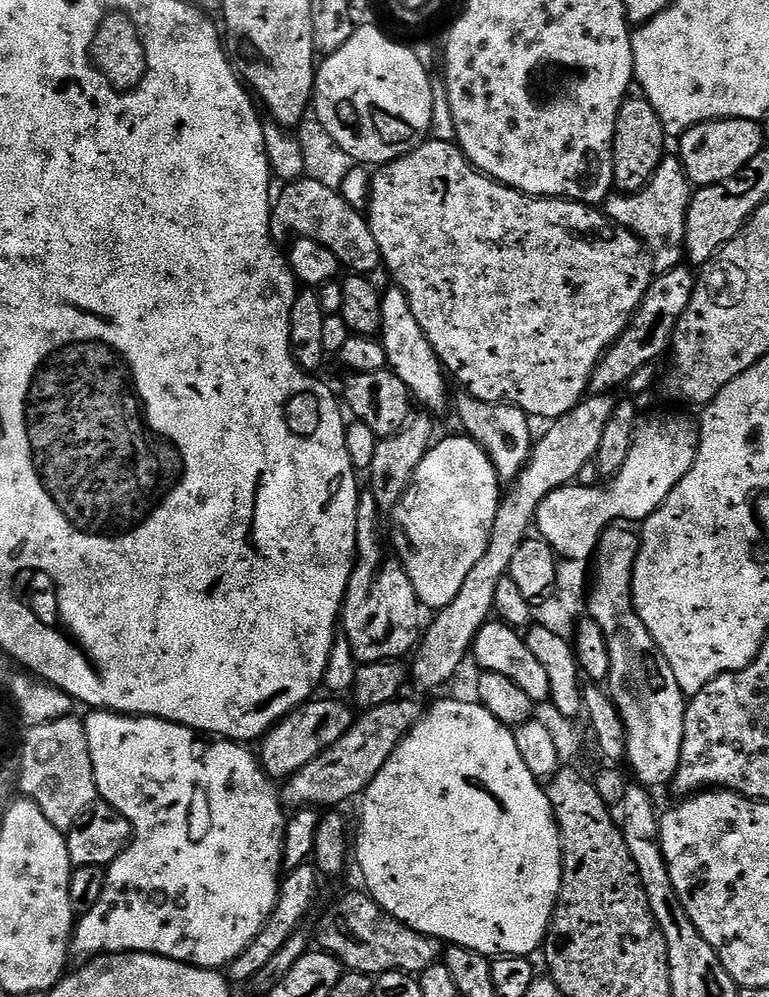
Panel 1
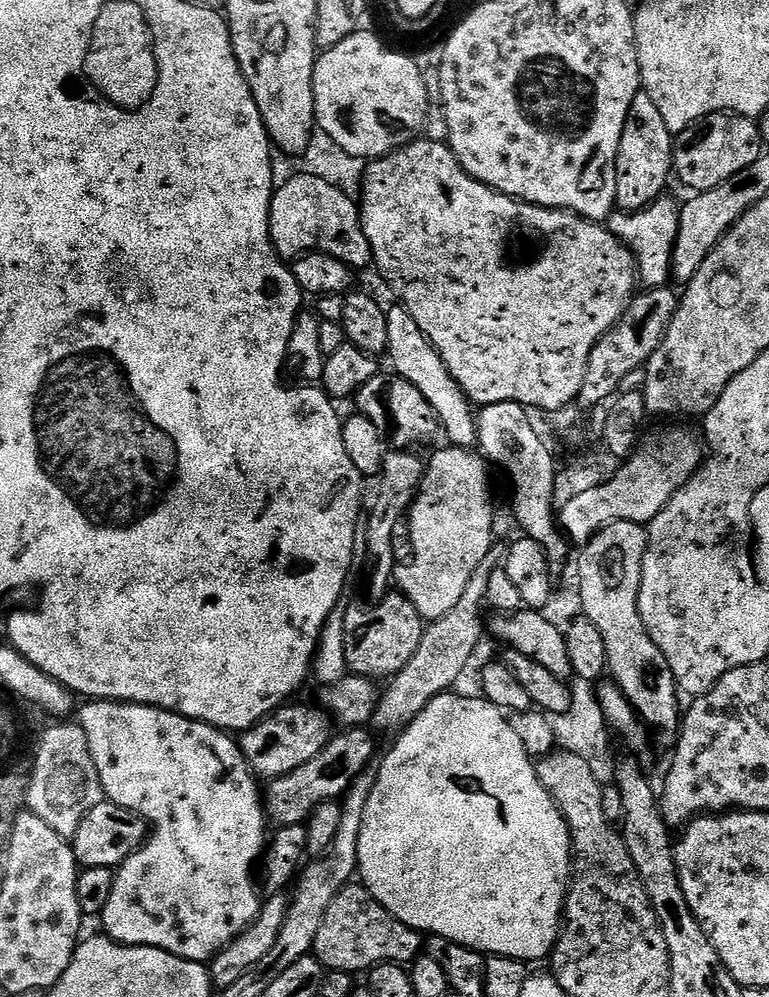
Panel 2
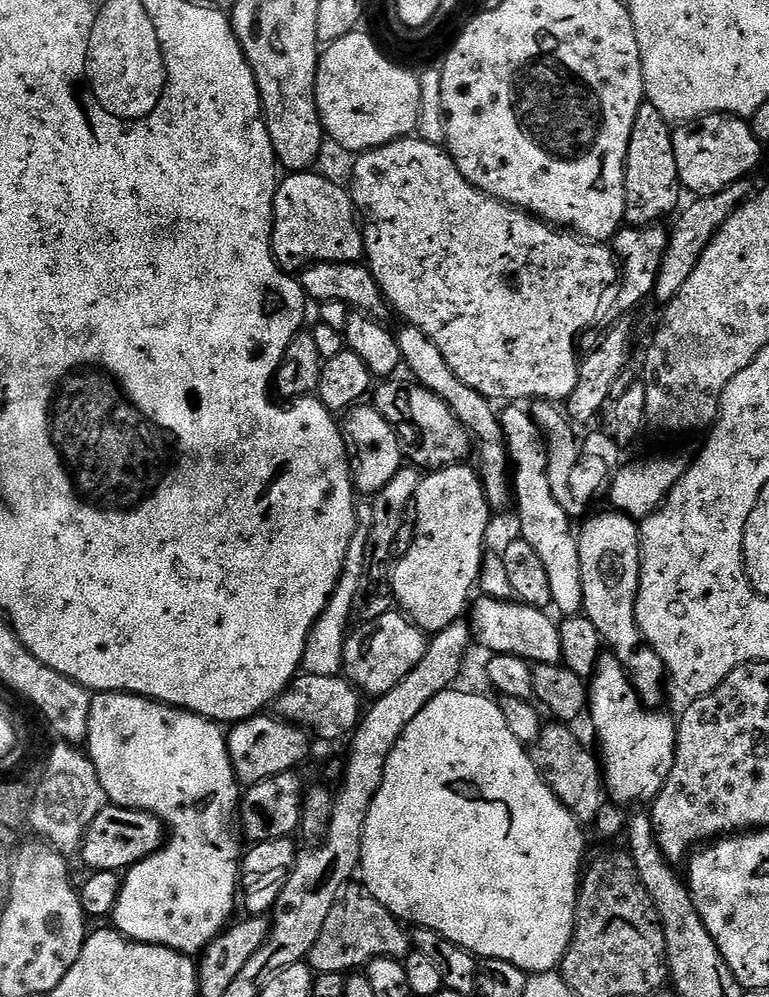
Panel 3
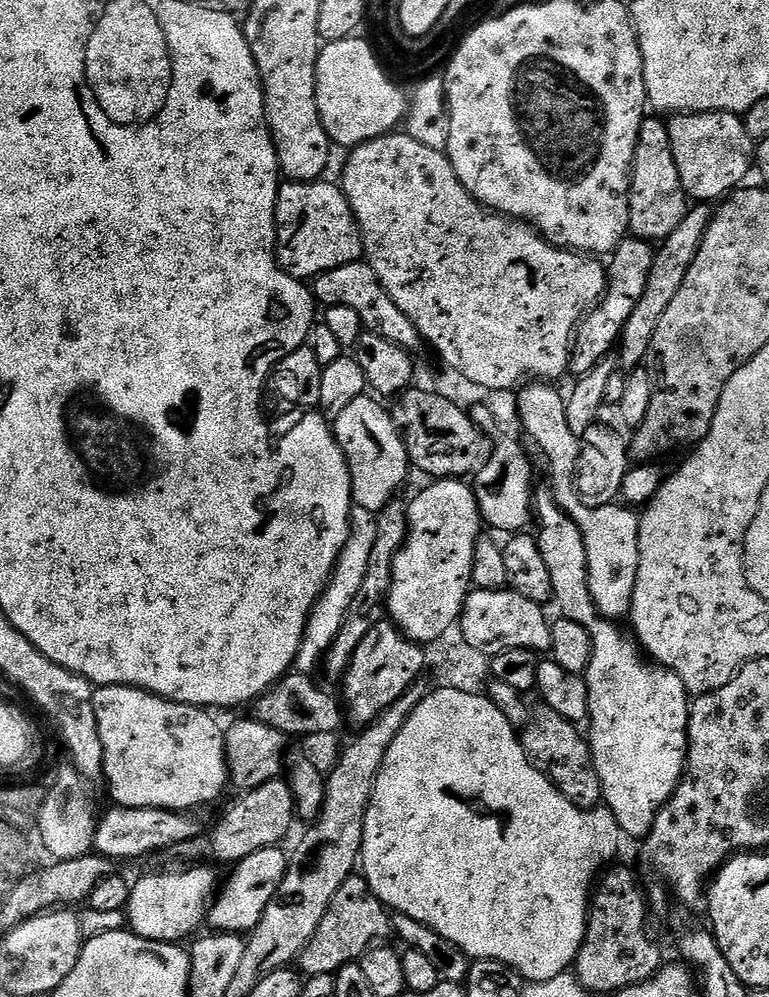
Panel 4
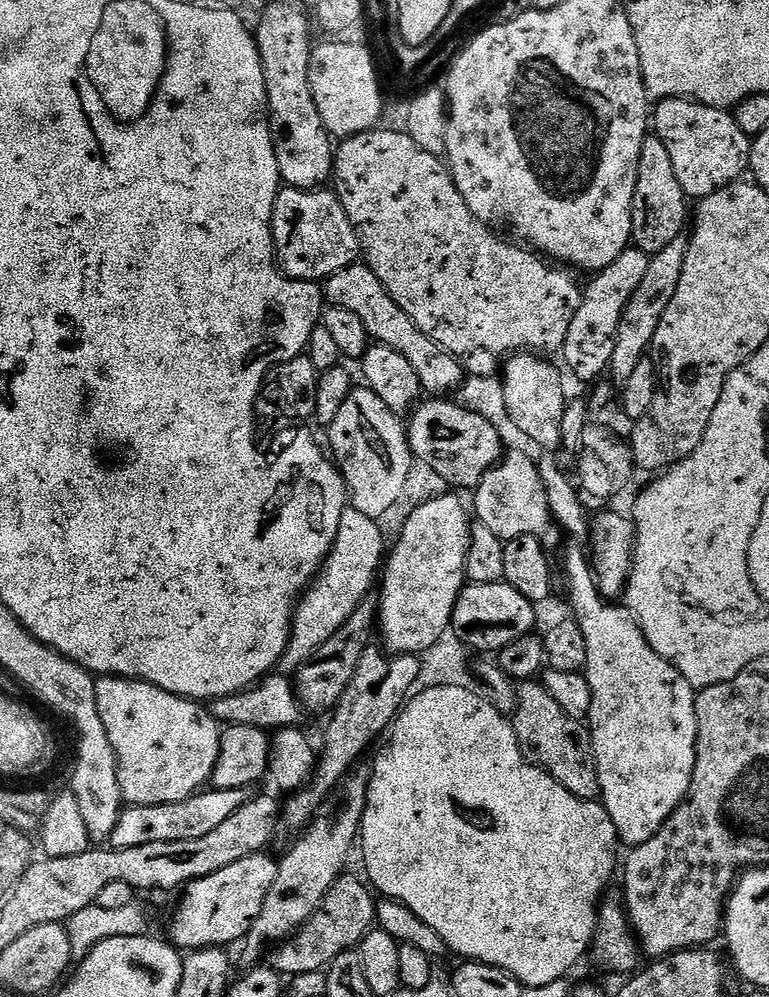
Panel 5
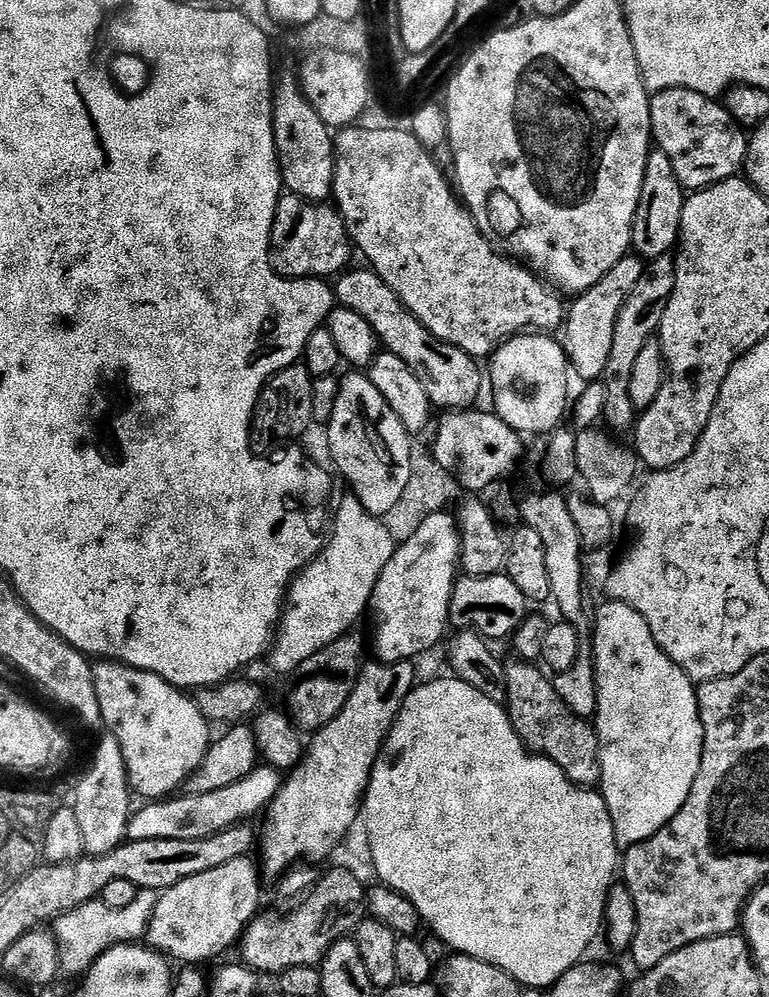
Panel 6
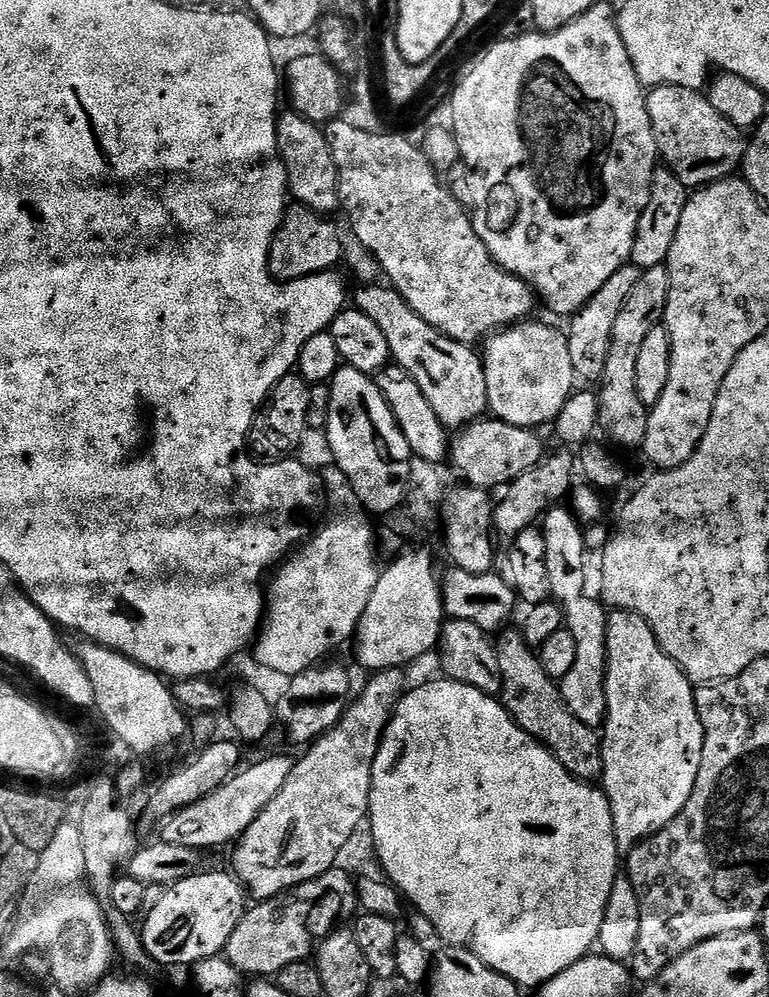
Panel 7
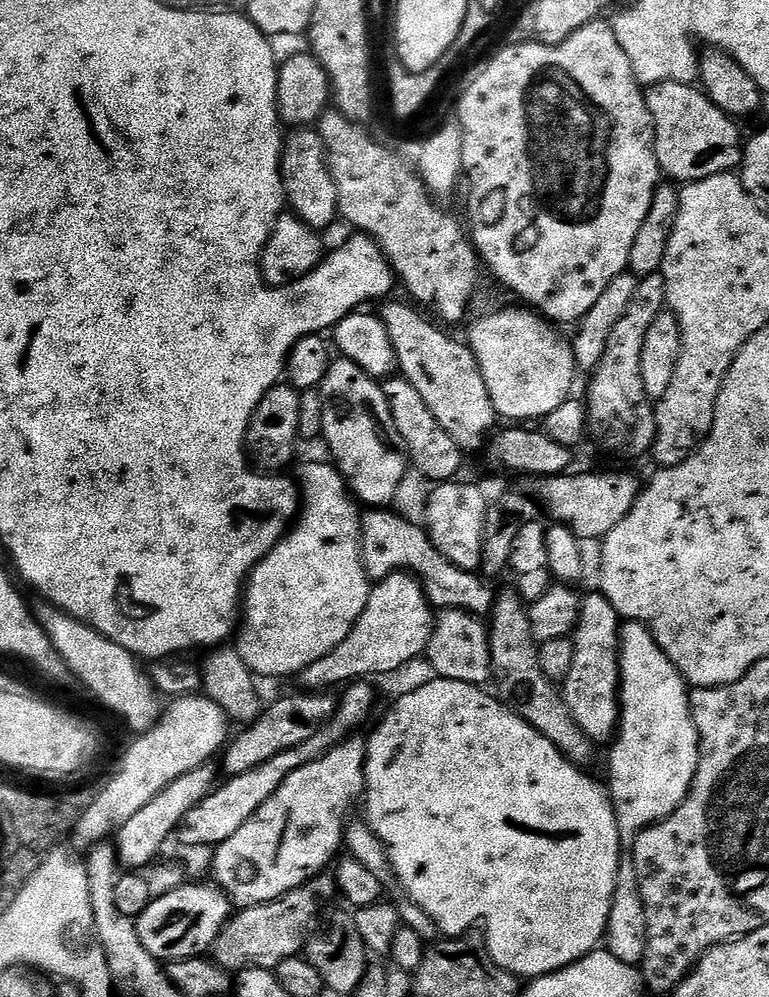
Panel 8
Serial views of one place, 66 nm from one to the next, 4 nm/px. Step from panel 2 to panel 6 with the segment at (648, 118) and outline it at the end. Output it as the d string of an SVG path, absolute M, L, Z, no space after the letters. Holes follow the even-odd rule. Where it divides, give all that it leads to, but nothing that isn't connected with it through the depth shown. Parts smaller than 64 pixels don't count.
M654 150L648 156L642 194L644 196L640 199L632 227L631 251L645 261L650 261L669 255L679 245L682 210L686 199L686 189L678 182L674 166L670 166L670 158L666 158L666 154L659 150Z

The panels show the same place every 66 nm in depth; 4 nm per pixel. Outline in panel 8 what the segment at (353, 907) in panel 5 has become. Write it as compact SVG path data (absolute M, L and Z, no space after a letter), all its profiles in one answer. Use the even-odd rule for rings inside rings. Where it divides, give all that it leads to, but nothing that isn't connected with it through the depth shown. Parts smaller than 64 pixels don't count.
M321 874L301 888L290 890L290 894L274 898L274 902L239 909L218 934L216 943L210 949L211 959L229 974L239 974L246 968L276 969L278 962L286 962L286 958L294 958L305 951L316 911L320 904L326 903L332 895L335 897L337 892L335 879Z

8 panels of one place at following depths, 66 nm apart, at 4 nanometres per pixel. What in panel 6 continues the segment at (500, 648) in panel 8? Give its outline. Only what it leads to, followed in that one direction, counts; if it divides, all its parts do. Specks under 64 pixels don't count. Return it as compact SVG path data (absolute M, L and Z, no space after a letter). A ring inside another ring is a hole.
M535 663L504 664L504 700L514 730L525 748L544 756L581 786L600 783L600 759L596 729L585 717L576 716L564 705L555 683Z

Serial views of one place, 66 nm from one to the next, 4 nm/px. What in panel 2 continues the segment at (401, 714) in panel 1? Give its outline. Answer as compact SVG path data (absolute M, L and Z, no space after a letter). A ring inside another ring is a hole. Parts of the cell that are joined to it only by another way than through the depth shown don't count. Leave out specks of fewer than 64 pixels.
M367 727L349 728L333 735L332 740L306 766L290 770L290 774L267 781L262 792L264 815L276 828L304 824L320 804L339 801L349 786L373 763L376 740Z

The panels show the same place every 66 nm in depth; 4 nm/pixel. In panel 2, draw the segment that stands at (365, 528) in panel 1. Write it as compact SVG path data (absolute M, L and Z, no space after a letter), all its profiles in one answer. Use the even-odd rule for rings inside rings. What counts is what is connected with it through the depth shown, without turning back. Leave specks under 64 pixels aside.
M399 590L389 592L388 596L381 600L363 603L347 605L346 662L348 671L353 676L365 676L366 679L375 682L384 682L397 676L406 666L406 662L410 662L410 658L414 658L418 646L422 643L426 621L418 614L418 610L414 610L414 602L410 602L410 598L406 598Z

